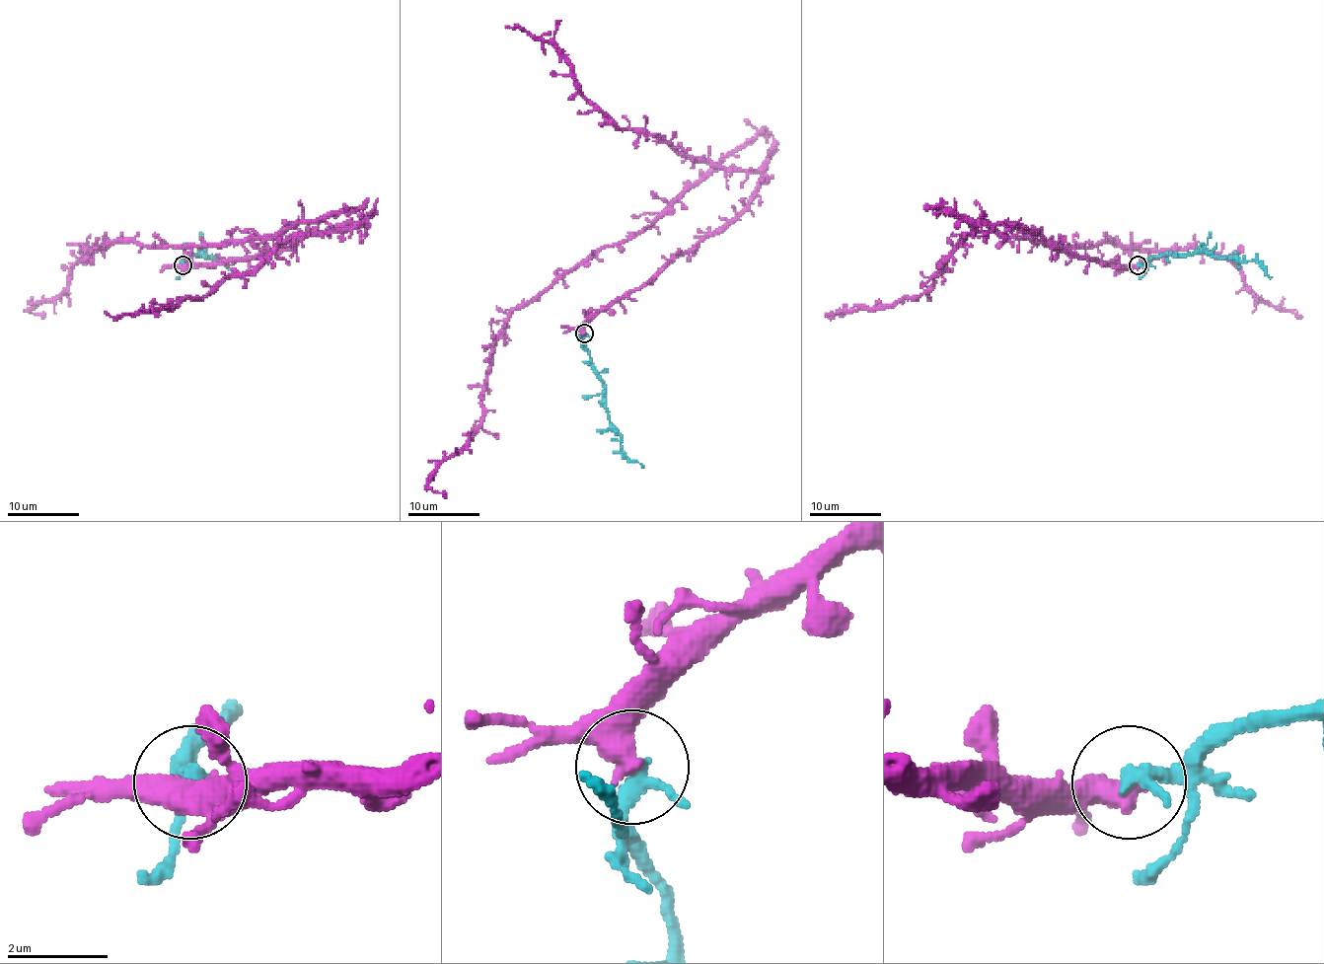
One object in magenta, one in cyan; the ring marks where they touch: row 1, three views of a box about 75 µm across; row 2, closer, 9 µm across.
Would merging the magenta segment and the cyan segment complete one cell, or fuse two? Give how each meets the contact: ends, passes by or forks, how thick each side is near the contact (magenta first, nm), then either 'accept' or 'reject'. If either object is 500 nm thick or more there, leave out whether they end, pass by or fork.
550/280 nm | accept

